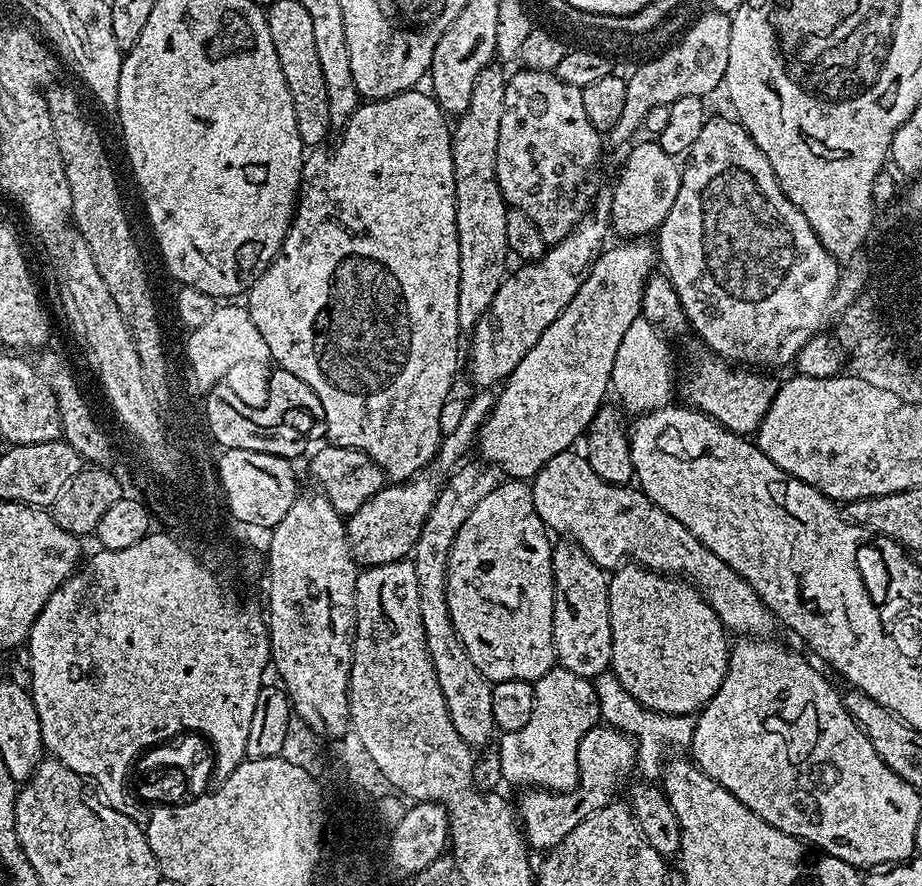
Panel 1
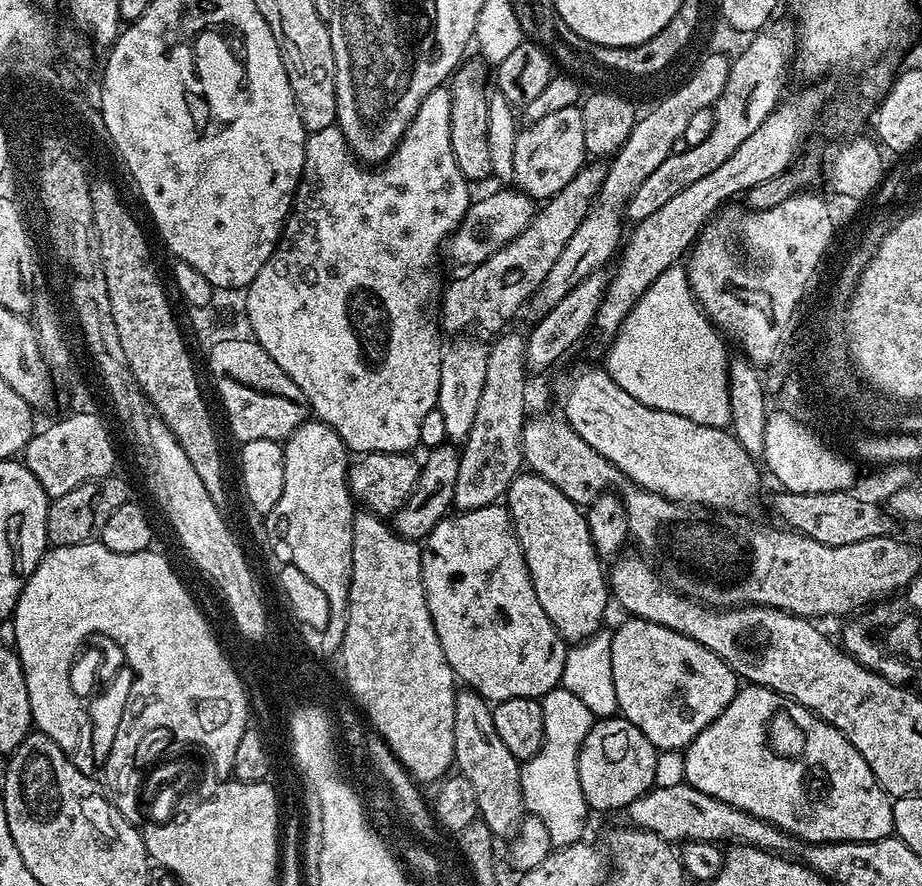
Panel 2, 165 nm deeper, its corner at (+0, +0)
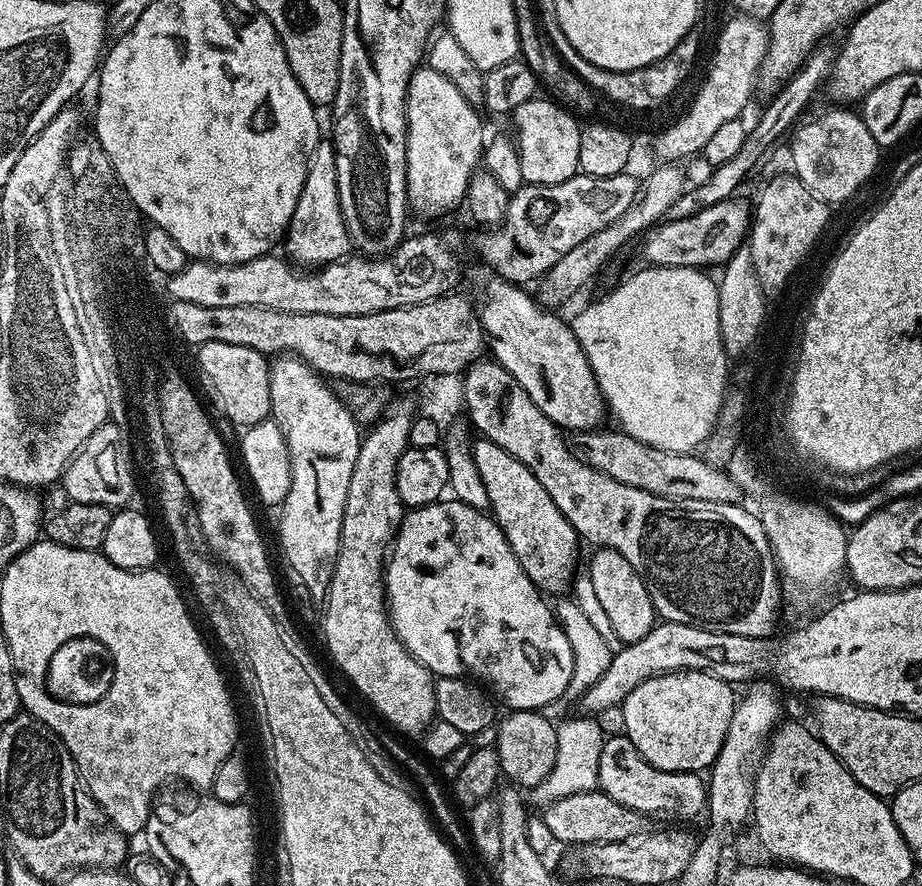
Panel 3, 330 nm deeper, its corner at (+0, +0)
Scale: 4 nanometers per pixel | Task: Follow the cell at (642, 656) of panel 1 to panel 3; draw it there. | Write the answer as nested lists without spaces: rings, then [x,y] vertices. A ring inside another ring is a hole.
[[[663,672],[630,690],[622,705],[625,733],[658,770],[703,773],[722,750],[738,701],[732,692],[733,685],[709,672]]]

